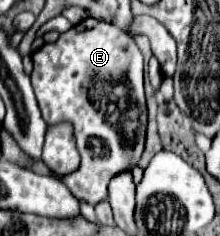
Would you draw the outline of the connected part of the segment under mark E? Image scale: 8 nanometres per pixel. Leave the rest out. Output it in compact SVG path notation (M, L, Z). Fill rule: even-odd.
M84 19L74 25L70 31L62 33L54 43L44 43L38 51L32 53L32 87L42 111L42 117L48 125L70 121L76 131L76 143L82 157L80 169L66 175L62 181L70 193L90 205L98 205L108 197L108 183L112 177L124 171L132 171L144 151L146 141L146 103L144 103L144 69L142 53L134 39L118 29L112 23L98 19ZM130 79L140 79L140 87L132 85Z

